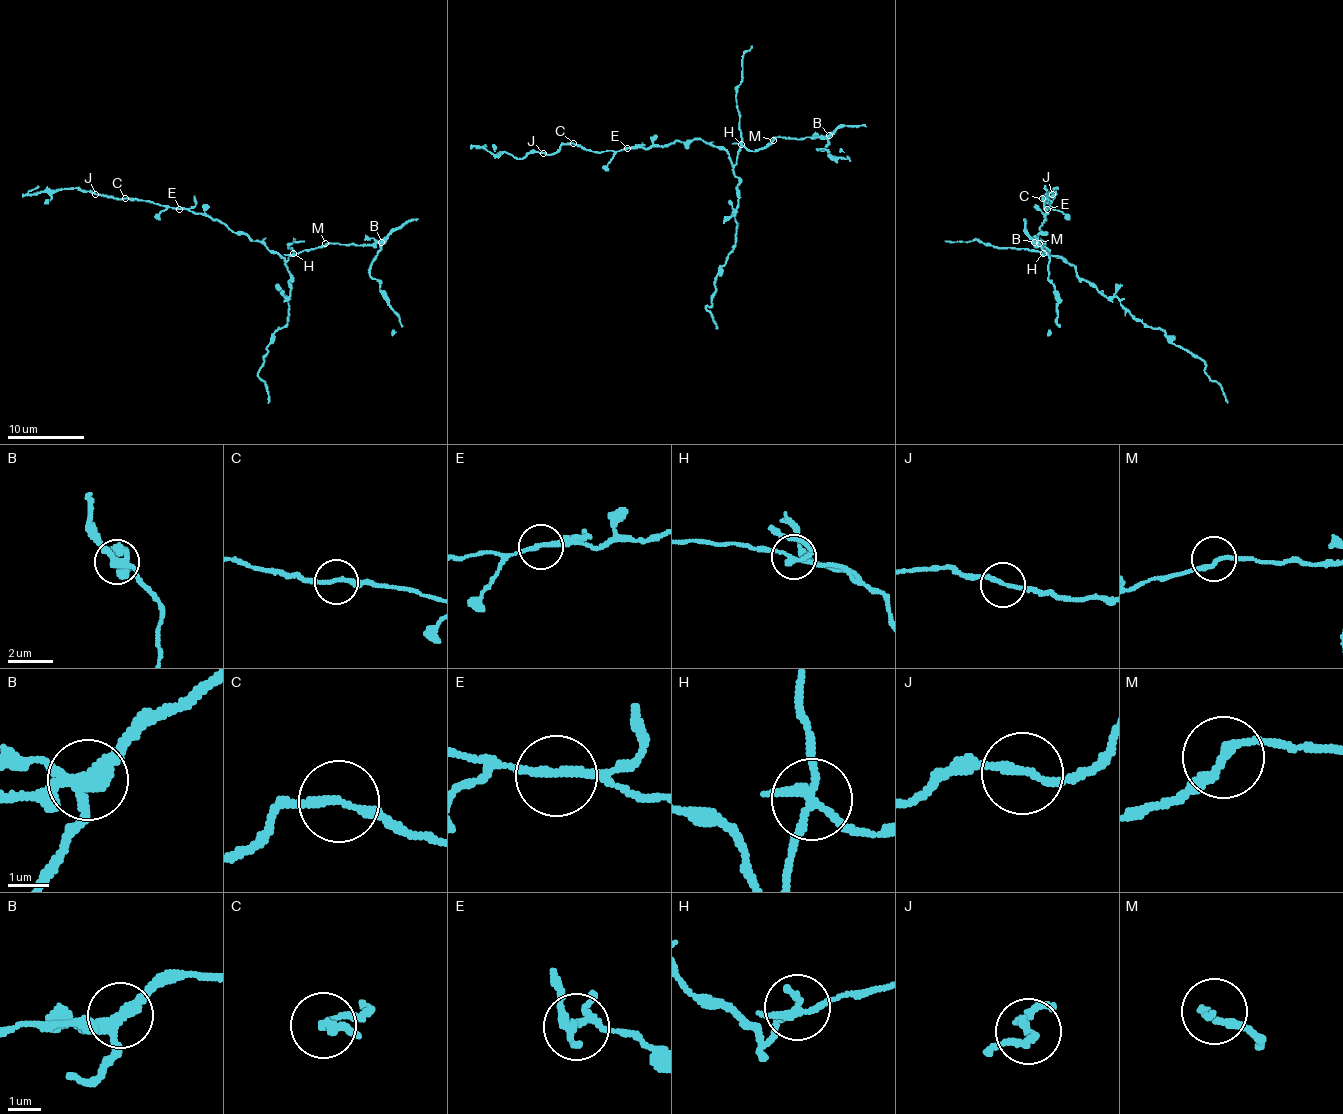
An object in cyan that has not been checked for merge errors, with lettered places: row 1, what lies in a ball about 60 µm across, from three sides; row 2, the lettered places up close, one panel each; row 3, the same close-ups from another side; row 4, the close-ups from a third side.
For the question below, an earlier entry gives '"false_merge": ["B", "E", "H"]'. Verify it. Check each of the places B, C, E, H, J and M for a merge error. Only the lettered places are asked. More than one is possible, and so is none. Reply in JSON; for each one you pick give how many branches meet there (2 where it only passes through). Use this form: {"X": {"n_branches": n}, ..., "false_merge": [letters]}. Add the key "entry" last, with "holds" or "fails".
{"B": {"n_branches": 4}, "E": {"n_branches": 2}, "H": {"n_branches": 3}, "false_merge": ["B", "E", "H"], "entry": "holds"}

